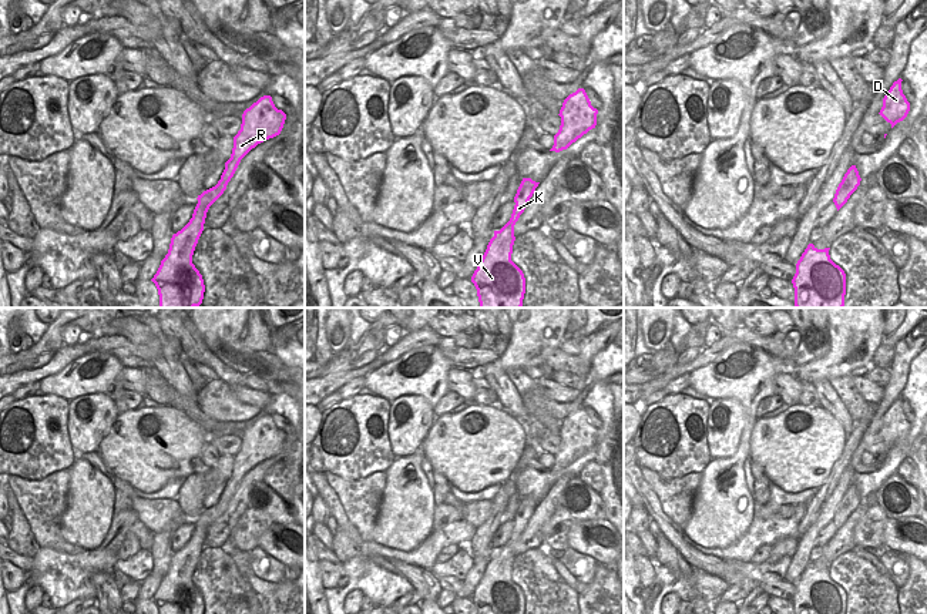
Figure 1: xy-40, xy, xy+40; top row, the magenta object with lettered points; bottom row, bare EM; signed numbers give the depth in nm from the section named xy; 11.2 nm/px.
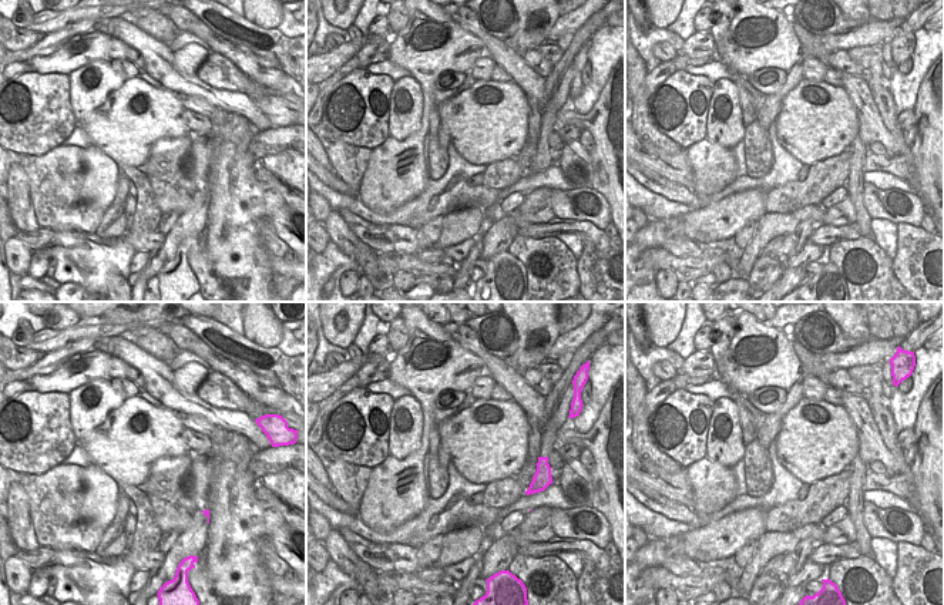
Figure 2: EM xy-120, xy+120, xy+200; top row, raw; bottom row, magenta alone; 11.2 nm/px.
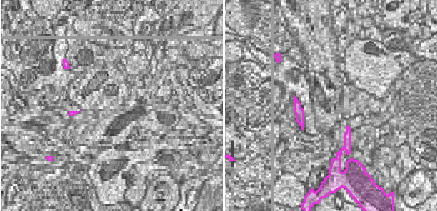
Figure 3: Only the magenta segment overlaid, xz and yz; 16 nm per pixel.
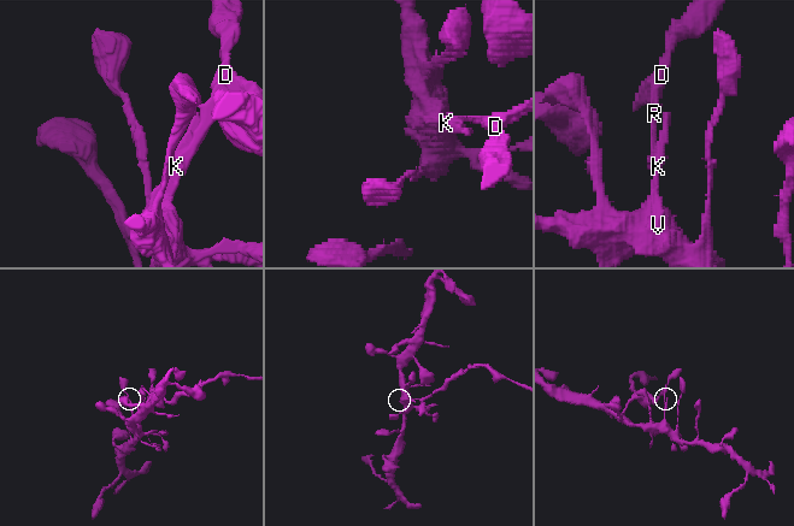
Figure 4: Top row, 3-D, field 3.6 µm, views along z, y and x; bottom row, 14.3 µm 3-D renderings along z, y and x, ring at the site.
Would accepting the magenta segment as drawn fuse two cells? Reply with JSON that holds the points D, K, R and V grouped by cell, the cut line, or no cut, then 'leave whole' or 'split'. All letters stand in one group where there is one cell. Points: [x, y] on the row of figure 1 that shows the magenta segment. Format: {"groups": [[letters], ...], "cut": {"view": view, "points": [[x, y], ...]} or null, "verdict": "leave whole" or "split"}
{"groups": [["D", "K", "R"], ["V"]], "cut": {"view": "xy-40", "points": [[192, 215], [200, 215], [204, 220]]}, "verdict": "split"}

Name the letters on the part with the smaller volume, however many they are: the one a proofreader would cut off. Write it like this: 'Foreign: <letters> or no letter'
Foreign: D, K, R

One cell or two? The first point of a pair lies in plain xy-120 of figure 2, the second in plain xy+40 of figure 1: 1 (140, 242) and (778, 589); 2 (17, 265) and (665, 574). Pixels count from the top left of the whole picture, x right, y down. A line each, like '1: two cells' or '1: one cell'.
1: two cells
2: two cells

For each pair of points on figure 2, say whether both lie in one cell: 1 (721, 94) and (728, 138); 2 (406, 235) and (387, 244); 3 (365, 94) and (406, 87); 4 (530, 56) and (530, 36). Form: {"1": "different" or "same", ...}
{"1": "same", "2": "same", "3": "different", "4": "different"}

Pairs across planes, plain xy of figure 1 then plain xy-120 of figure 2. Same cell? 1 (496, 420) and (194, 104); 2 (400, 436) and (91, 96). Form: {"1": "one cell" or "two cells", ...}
{"1": "two cells", "2": "one cell"}

